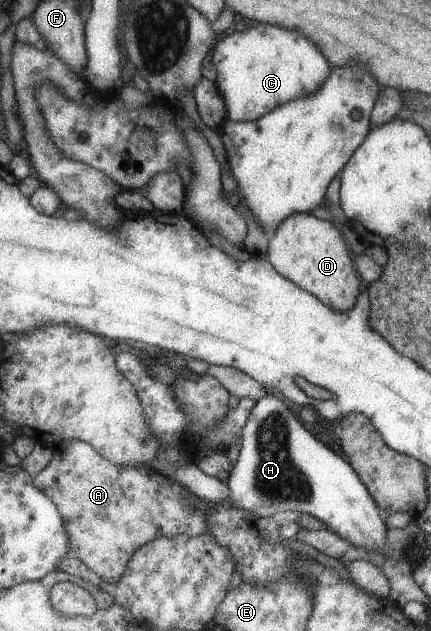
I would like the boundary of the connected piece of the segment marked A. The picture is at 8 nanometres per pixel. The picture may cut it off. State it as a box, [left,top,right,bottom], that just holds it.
[33,441,208,584]

